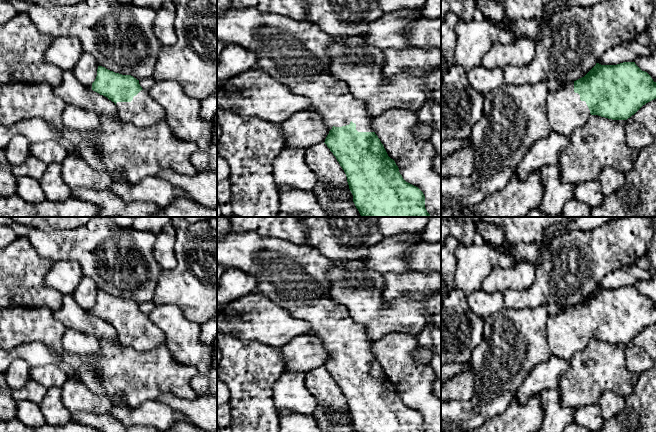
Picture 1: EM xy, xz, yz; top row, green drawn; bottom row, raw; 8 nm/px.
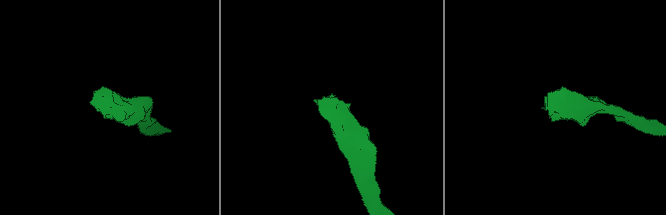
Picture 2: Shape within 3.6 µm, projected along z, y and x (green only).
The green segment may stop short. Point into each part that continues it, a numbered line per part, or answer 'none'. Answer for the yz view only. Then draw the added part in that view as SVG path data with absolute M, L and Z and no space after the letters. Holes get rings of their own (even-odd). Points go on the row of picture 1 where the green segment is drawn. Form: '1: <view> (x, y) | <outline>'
1: yz (566, 112) | M574 81L563 82L560 89L549 92L547 116L552 130L567 137L588 121L590 110L586 102L580 100L580 95L574 92Z

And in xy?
1: xy (143, 111) | M141 90L136 96L133 97L131 102L117 102L118 117L124 123L130 123L139 128L148 128L154 124L164 121L166 112L154 99L152 99L148 91Z

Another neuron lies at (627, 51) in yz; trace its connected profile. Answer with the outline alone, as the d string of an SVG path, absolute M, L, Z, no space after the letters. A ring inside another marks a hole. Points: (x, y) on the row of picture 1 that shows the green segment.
M623 42L611 49L598 60L601 65L617 65L623 62L634 62L637 57L650 56L653 48L640 45L638 42Z

